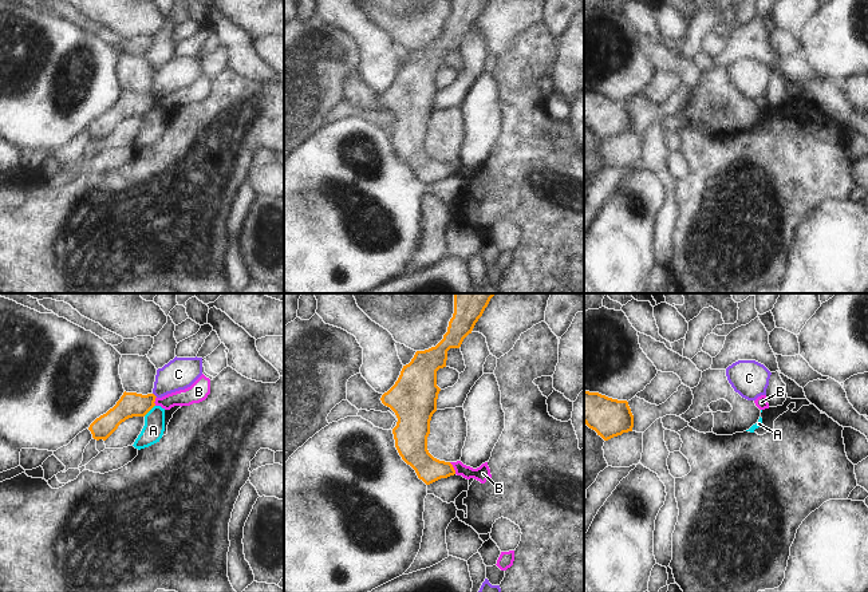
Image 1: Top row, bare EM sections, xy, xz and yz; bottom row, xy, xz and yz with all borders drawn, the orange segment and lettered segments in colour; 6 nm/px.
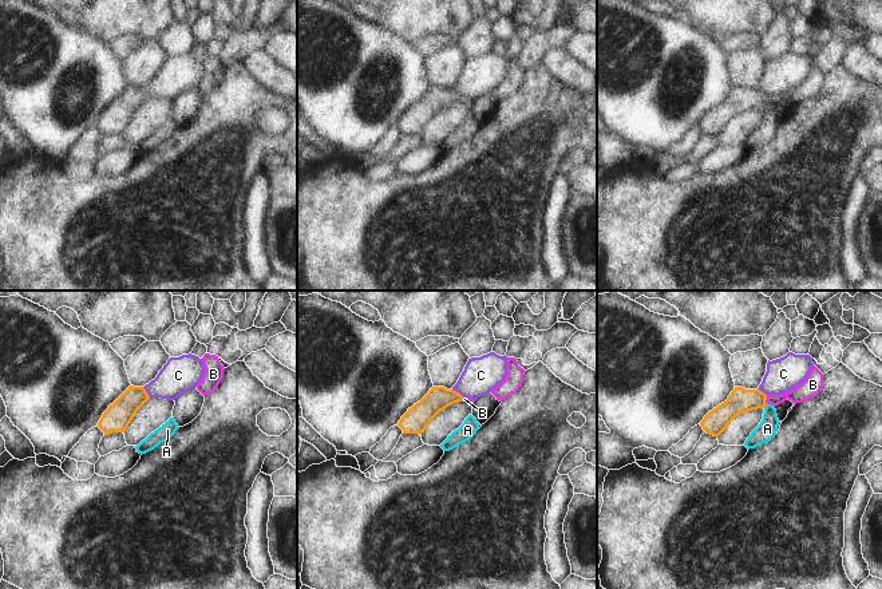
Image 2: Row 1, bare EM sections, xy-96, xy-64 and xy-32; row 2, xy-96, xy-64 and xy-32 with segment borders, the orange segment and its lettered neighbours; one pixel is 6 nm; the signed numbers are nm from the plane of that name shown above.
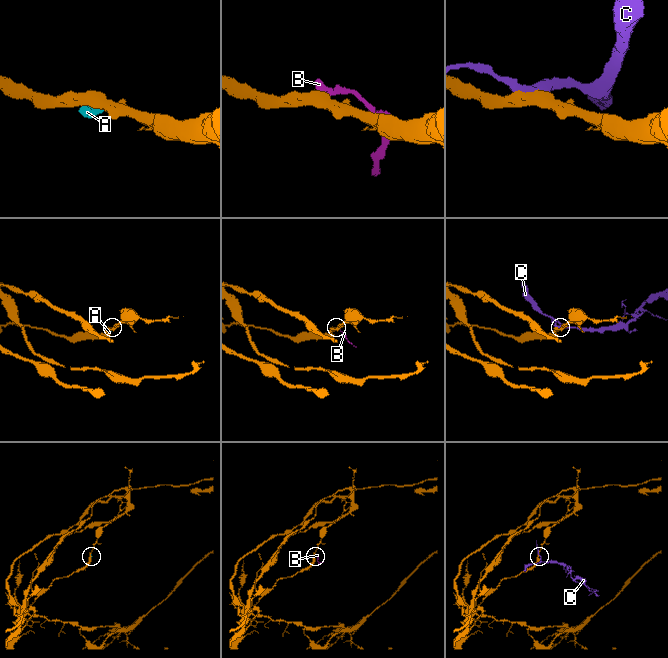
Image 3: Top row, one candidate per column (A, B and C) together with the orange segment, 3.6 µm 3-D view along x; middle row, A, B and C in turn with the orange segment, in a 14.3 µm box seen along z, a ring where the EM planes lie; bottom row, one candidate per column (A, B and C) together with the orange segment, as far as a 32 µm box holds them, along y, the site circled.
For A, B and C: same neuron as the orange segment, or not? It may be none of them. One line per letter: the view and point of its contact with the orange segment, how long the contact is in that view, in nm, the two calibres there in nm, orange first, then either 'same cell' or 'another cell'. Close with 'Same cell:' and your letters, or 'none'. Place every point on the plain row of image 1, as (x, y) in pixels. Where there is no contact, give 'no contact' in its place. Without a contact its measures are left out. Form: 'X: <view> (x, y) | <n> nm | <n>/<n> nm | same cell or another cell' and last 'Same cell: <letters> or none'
A: xy (149, 110) | 100 nm | 150/130 nm | another cell
B: xz (453, 168) | 80 nm | 160/90 nm | same cell
C: xy (154, 95) | 40 nm | 150/190 nm | another cell
Same cell: B

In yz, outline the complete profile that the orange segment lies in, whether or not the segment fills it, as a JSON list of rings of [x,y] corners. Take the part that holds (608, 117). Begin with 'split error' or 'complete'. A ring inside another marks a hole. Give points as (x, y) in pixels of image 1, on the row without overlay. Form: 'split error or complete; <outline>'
complete; [[[584,91],[584,123],[608,141],[632,131],[634,115],[627,100]]]

